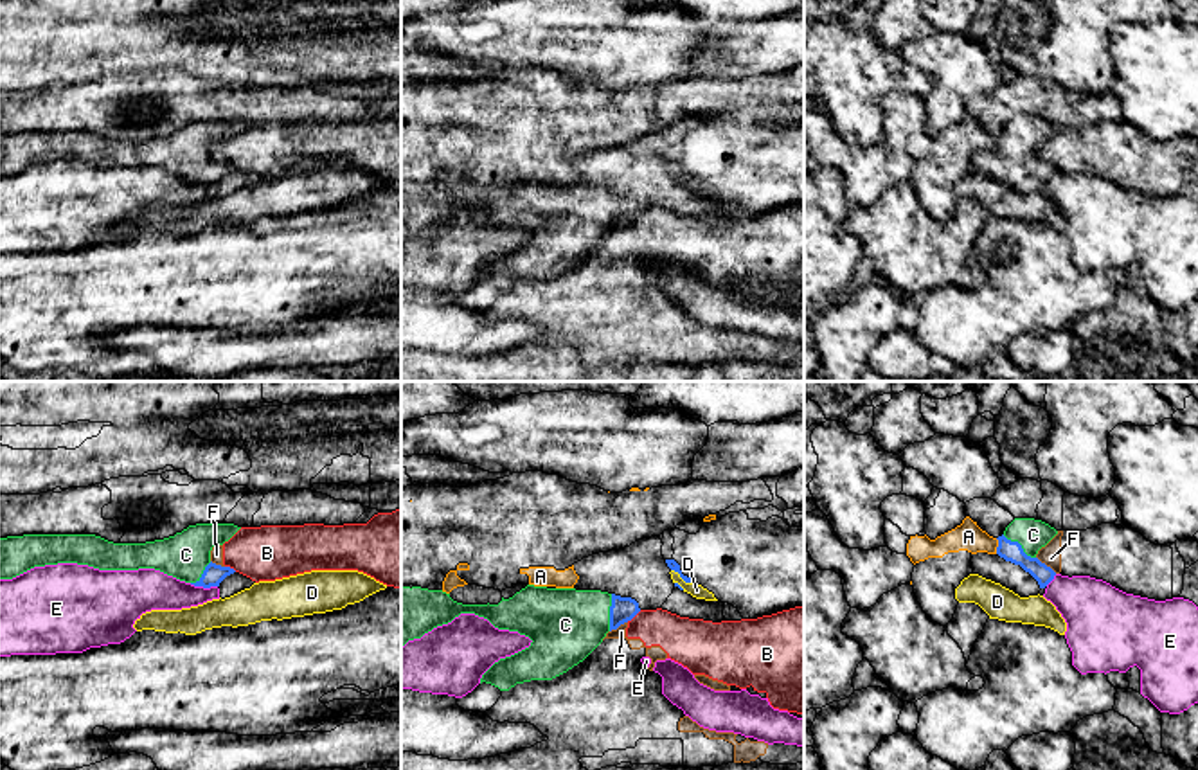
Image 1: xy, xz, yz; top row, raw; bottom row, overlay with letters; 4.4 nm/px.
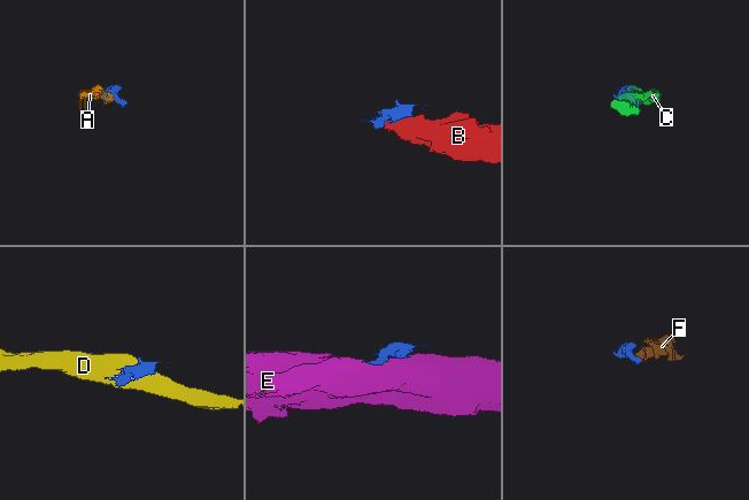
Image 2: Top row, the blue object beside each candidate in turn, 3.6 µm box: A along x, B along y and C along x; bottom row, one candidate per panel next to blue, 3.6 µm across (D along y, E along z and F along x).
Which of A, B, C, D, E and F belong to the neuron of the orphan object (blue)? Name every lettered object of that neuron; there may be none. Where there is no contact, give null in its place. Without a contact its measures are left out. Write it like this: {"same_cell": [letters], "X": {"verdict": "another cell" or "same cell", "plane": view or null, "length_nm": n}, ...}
{"same_cell": ["C"], "A": {"verdict": "another cell", "plane": "yz", "length_nm": 70}, "B": {"verdict": "another cell", "plane": "xz", "length_nm": 90}, "C": {"verdict": "same cell", "plane": "xz", "length_nm": 170}, "D": {"verdict": "another cell", "plane": "xz", "length_nm": 120}, "E": {"verdict": "another cell", "plane": "xy", "length_nm": 130}, "F": {"verdict": "another cell", "plane": "yz", "length_nm": 120}}

